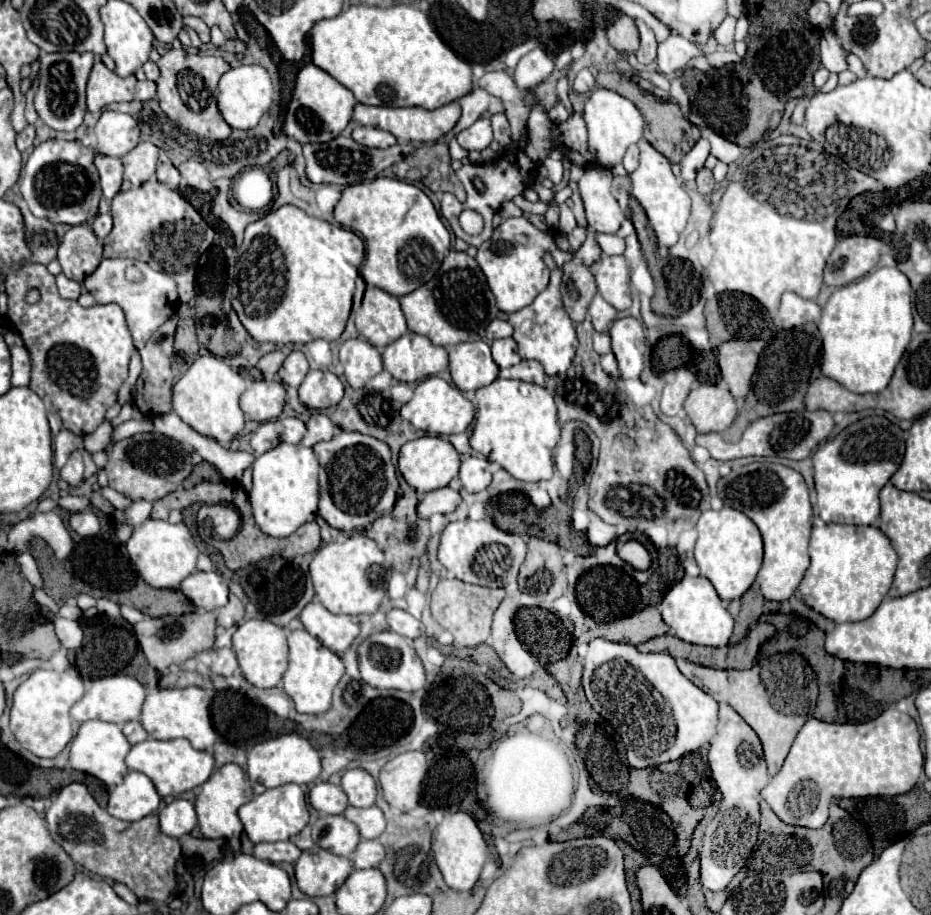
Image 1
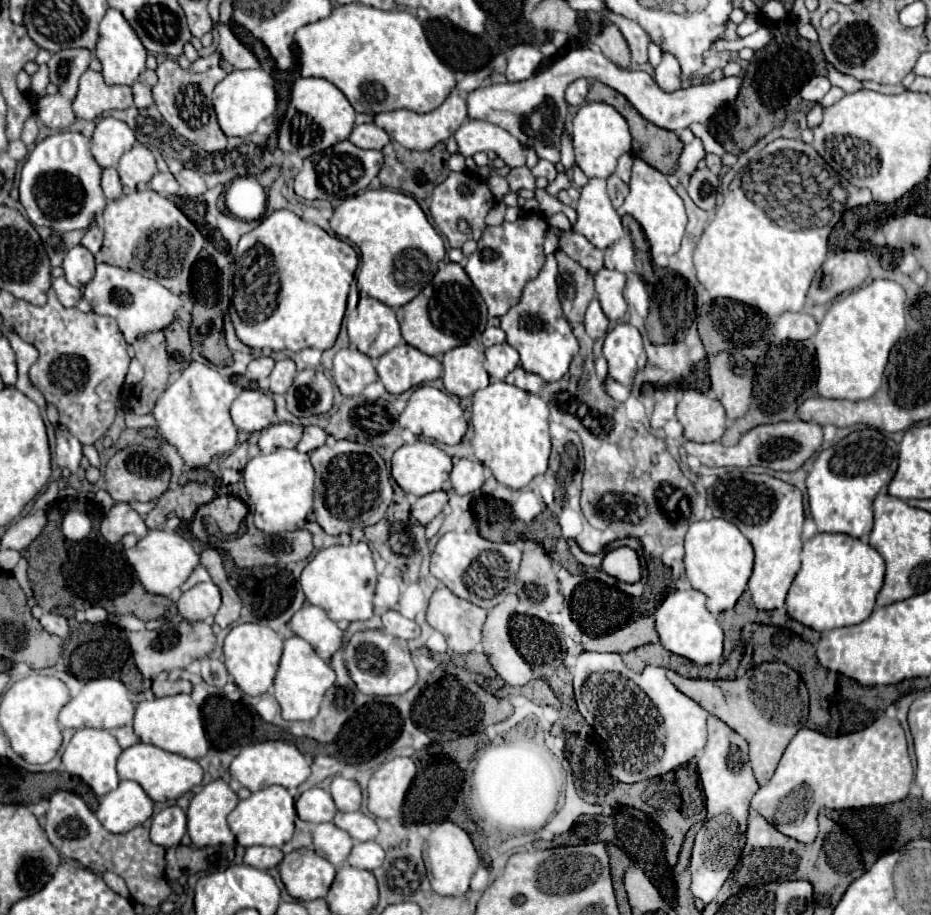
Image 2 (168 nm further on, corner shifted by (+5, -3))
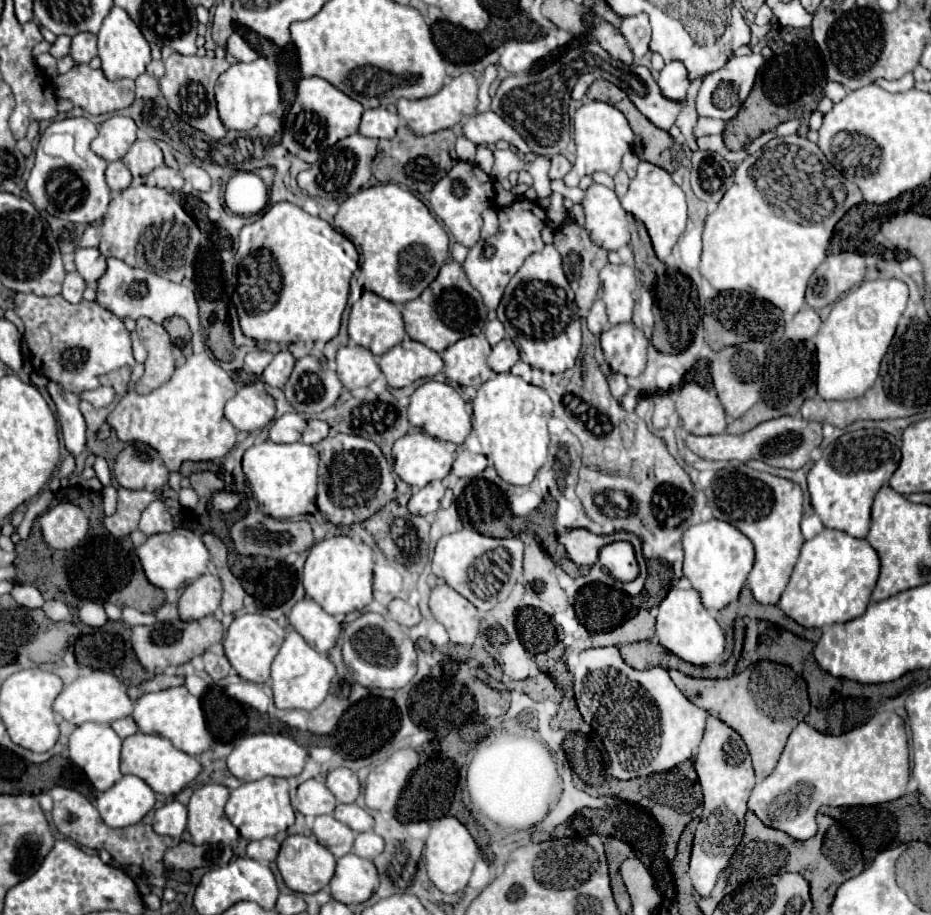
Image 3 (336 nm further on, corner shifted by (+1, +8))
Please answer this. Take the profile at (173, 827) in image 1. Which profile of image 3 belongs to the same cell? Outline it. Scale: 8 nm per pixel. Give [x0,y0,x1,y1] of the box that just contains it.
[153,801,187,839]

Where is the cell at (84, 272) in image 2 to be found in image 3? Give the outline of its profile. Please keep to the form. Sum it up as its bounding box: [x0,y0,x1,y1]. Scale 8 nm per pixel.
[75,247,105,281]

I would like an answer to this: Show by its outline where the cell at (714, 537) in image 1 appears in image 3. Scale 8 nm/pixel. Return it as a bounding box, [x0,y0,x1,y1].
[670,519,753,611]

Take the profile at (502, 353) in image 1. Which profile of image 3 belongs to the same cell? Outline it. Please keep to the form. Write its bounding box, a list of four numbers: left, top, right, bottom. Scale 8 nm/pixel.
[487,337,519,373]

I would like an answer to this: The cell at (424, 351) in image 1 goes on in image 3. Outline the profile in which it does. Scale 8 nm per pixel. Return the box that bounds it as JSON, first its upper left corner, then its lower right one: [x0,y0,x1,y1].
[379,337,443,387]

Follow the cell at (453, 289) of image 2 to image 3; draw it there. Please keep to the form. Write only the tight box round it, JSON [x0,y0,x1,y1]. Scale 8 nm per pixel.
[403,261,487,353]

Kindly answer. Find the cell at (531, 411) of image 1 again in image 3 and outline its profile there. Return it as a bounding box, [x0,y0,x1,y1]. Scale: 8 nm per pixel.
[472,373,553,485]

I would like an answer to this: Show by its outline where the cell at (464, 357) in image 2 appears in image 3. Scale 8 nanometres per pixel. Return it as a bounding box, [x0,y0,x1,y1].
[443,335,491,387]

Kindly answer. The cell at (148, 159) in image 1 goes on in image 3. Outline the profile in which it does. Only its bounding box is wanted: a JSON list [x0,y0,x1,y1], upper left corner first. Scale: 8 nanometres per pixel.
[121,141,163,183]

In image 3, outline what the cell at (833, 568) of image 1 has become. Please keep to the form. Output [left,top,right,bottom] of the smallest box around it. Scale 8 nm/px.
[777,529,879,627]

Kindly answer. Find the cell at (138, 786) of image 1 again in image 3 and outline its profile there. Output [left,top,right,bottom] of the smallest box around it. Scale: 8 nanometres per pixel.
[95,775,155,827]

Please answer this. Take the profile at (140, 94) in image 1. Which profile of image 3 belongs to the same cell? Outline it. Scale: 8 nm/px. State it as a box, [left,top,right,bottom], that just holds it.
[135,73,161,99]

